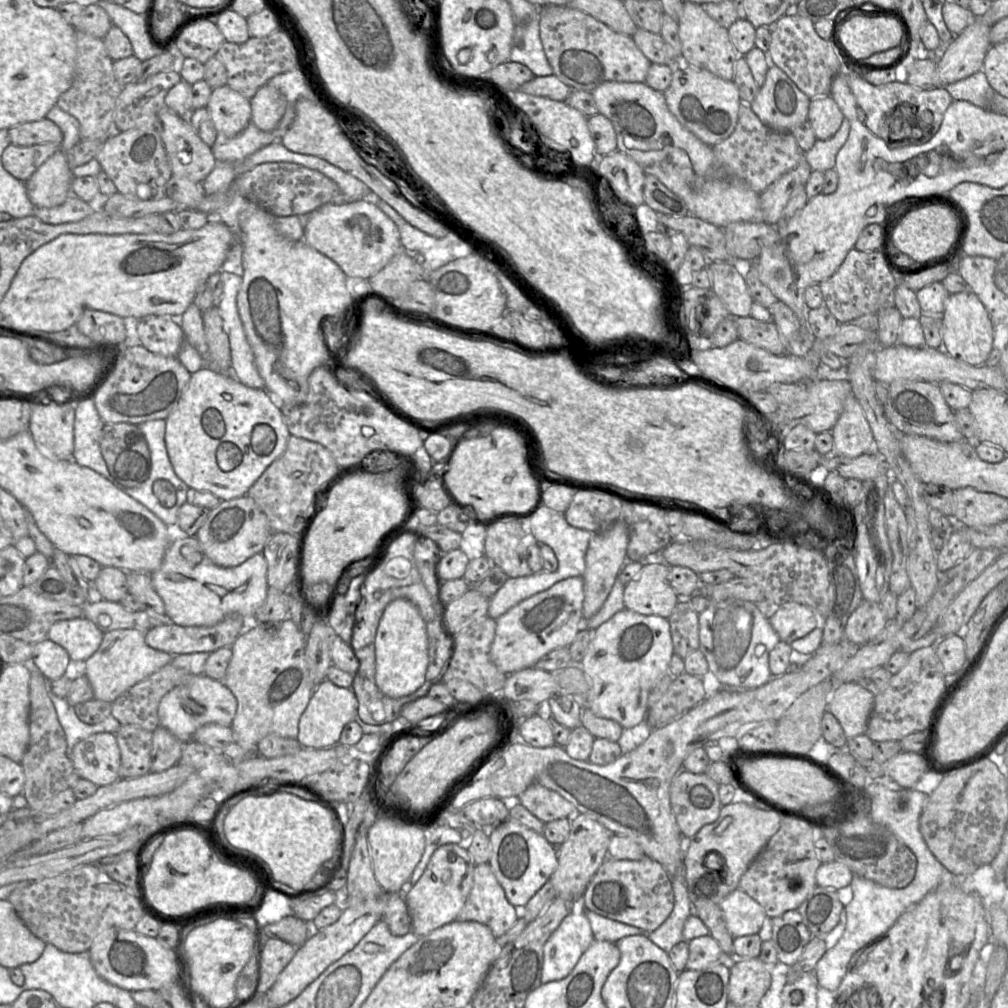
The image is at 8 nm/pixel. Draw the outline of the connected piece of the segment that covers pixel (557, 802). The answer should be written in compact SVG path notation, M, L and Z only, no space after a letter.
M539 783L531 784L518 796L519 802L543 823L567 818L575 806Z

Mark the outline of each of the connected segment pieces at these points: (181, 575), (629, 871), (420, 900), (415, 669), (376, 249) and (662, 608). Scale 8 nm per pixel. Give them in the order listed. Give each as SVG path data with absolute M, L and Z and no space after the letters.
M195 536L177 538L176 540L172 541L168 546L168 548L166 549L161 565L156 570L150 573L150 578L154 589L156 590L156 592L164 602L165 615L167 616L168 620L178 626L183 626L183 627L189 627L189 626L211 627L216 625L220 621L224 620L230 614L240 614L246 620L246 628L249 626L249 624L259 624L255 621L255 615L257 610L264 603L268 591L267 562L261 553L253 555L245 562L235 567L217 566L205 556Z
M644 855L639 860L605 859L583 894L583 905L603 917L642 929L645 934L653 932L668 918L674 907L674 893L669 874L660 863Z
M449 843L438 847L416 884L405 894L411 918L411 930L425 936L433 930L456 920L472 889L475 864L467 849Z
M399 598L387 605L376 631L374 648L375 682L381 693L390 698L401 698L424 684L428 666L426 623L410 601Z
M365 199L347 204L328 203L308 214L303 241L333 260L349 278L369 279L401 250L396 224Z
M665 563L644 564L639 575L625 585L625 608L668 619L680 600L670 585L669 572L670 567Z

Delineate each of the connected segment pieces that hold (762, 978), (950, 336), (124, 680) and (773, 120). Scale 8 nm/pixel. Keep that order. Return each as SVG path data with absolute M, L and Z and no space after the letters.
M758 957L735 959L730 968L728 1001L738 1006L756 1006L770 982L771 968Z
M970 289L950 294L942 313L942 345L952 358L972 366L985 364L993 345L993 325L977 295Z
M117 629L104 633L96 652L79 666L89 680L94 698L112 703L138 682L148 678L173 660L173 655L149 647L145 642L146 631Z
M770 65L764 85L749 106L766 126L776 131L792 133L807 120L810 100L780 68Z

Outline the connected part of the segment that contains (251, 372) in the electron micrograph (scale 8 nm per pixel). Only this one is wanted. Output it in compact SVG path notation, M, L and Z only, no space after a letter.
M222 270L221 280L223 295L218 309L224 331L229 337L232 375L247 387L265 389L265 382L257 370L255 357L238 313L236 299L242 277Z

